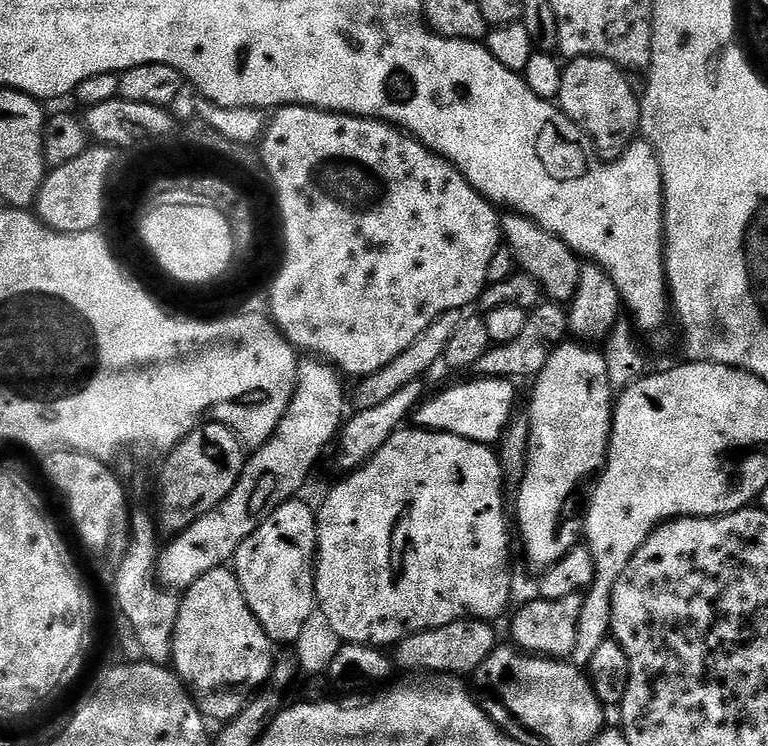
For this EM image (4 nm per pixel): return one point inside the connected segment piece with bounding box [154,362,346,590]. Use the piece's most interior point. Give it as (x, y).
(272, 474)

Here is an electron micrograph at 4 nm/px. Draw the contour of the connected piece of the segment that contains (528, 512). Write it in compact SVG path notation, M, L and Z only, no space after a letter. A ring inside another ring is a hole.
M565 342L558 345L550 354L550 358L546 362L544 369L535 376L533 384L536 385L532 388L532 401L529 402L528 413L526 413L528 422L527 455L524 457L523 473L518 480L520 489L516 492L516 524L520 527L520 540L524 543L524 552L528 555L529 562L536 567L536 570L543 570L550 567L554 562L558 562L571 548L577 547L578 541L581 539L582 512L581 509L580 512L576 509L576 491L578 491L588 479L591 481L593 477L601 471L602 465L606 459L606 449L612 422L612 409L614 407L614 391L611 388L610 378L607 377L607 364L603 351L601 351L599 347L589 346L584 342Z

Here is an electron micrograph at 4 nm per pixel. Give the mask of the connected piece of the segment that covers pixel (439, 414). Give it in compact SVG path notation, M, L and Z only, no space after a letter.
M475 378L465 384L452 384L441 392L427 397L415 409L415 427L425 432L444 432L481 446L492 446L504 435L504 429L513 419L512 406L516 392L508 378Z

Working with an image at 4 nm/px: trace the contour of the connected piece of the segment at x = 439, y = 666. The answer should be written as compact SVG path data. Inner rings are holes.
M459 620L450 626L415 632L395 645L394 664L404 672L437 672L440 676L464 676L483 668L491 652L497 651L496 632L483 620Z

